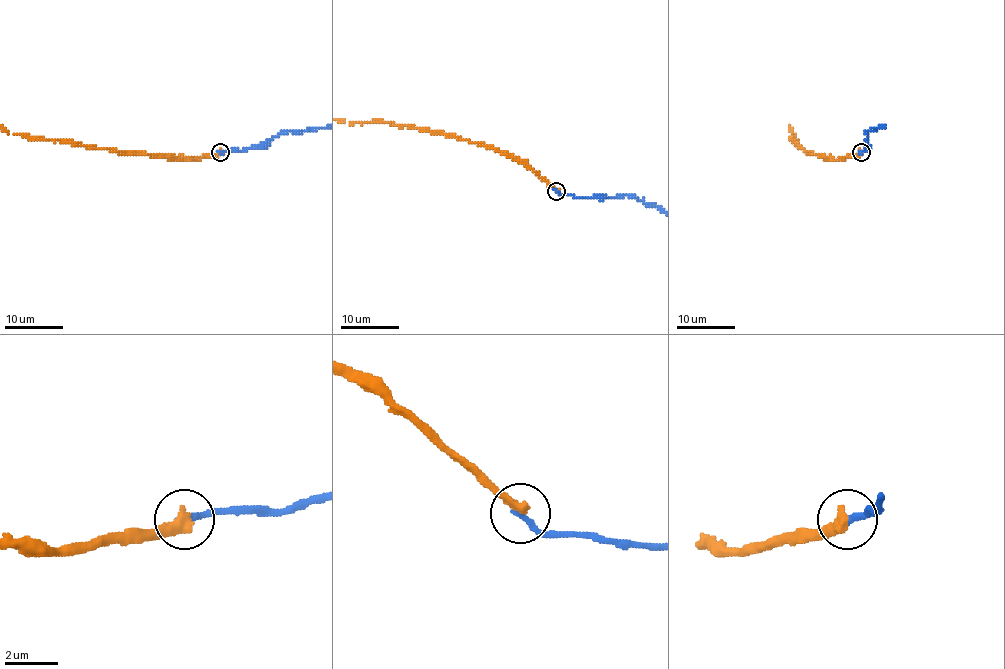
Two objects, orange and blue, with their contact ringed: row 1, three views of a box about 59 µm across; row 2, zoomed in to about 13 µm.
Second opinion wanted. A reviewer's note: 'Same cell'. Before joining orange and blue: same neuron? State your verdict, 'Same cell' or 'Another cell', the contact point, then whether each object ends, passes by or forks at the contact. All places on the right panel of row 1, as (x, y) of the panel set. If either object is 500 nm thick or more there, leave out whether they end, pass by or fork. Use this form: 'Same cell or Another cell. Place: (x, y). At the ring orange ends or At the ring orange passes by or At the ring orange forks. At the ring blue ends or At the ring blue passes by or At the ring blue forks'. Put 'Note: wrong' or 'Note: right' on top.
Note: wrong
Another cell. Place: (861, 152). At the ring orange ends. At the ring blue ends

